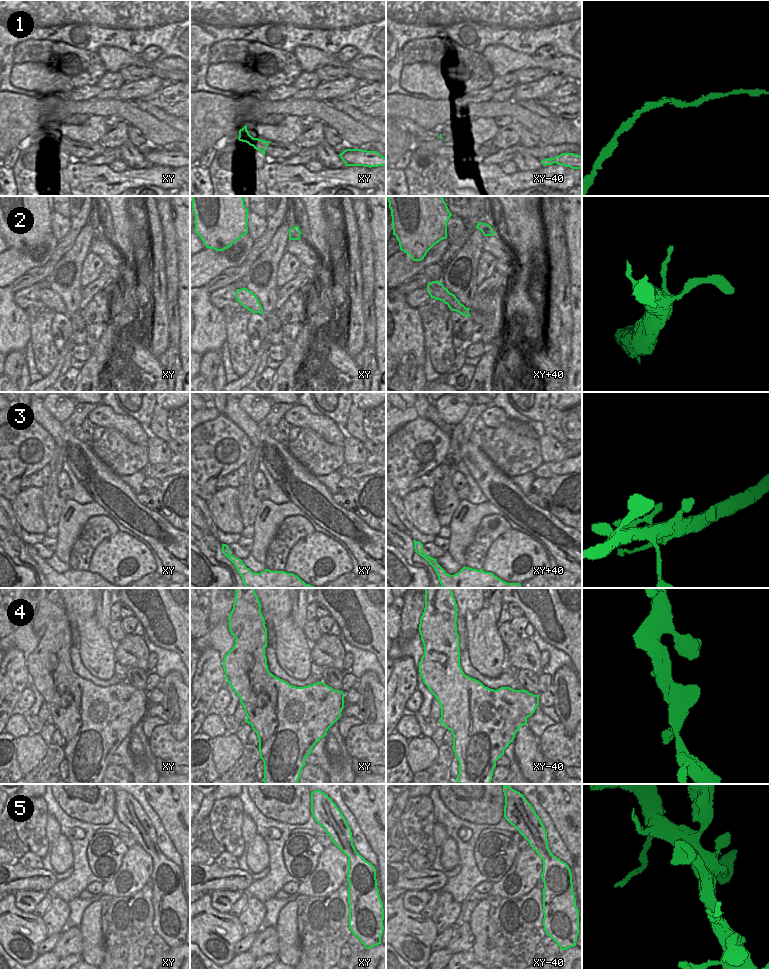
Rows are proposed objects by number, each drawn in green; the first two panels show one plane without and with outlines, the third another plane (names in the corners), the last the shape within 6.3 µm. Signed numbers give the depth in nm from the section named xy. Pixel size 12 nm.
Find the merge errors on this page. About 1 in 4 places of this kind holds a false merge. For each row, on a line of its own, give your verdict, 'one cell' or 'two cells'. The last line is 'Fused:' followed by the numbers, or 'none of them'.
1: two cells
2: two cells
3: one cell
4: one cell
5: one cell
Fused: 1, 2

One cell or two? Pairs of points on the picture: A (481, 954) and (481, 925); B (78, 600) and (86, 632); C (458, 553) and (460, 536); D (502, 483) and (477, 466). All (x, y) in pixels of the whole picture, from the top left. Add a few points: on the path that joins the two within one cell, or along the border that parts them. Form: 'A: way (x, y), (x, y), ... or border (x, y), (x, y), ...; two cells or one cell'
A: way (480, 947), (480, 932); one cell
B: border (93, 615), (78, 617), (76, 623); two cells
C: way (458, 549), (459, 540); one cell
D: way (496, 483), (483, 471); one cell

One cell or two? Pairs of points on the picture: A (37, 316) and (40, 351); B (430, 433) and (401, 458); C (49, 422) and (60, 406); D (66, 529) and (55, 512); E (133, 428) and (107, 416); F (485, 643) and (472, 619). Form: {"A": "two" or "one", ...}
{"A": "one", "B": "one", "C": "two", "D": "two", "E": "one", "F": "one"}

